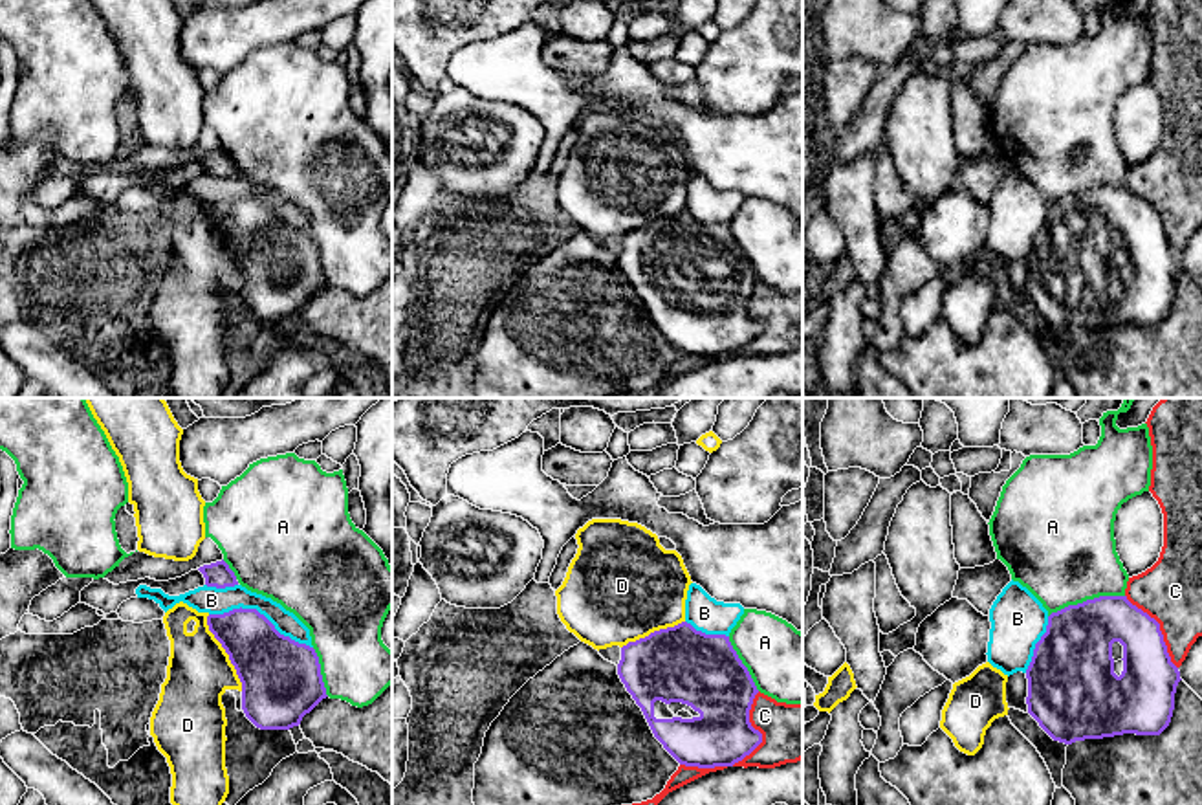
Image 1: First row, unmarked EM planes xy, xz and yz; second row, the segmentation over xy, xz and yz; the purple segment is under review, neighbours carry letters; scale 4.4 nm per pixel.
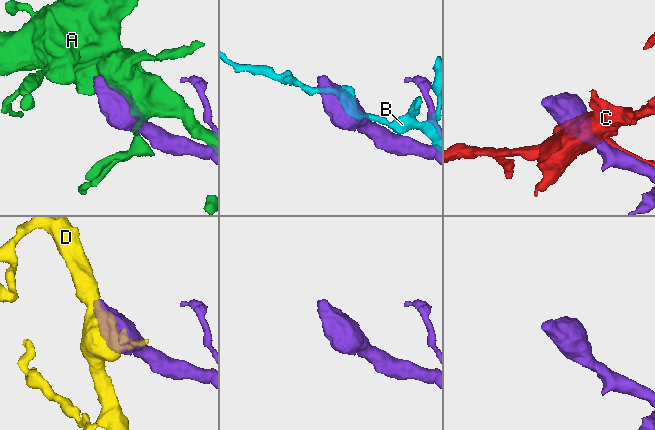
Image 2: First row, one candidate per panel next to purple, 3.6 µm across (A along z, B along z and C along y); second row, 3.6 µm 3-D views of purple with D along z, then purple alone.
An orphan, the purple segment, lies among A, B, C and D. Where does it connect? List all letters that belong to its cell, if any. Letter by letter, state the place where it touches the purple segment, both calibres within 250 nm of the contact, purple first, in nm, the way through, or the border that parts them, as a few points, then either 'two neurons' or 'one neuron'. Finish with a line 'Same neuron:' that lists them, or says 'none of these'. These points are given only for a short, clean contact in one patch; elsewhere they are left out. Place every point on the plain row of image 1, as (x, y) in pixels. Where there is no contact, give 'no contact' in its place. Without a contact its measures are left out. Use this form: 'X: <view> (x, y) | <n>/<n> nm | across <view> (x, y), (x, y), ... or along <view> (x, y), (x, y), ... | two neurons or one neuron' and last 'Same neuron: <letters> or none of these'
A: yz (1087, 189) | 320/460 nm | two neurons
B: xy (259, 202) | 300/120 nm | two neurons
C: xz (759, 321) | 280/260 nm | two neurons
D: xy (226, 241) | 320/280 nm | one neuron
Same neuron: D

